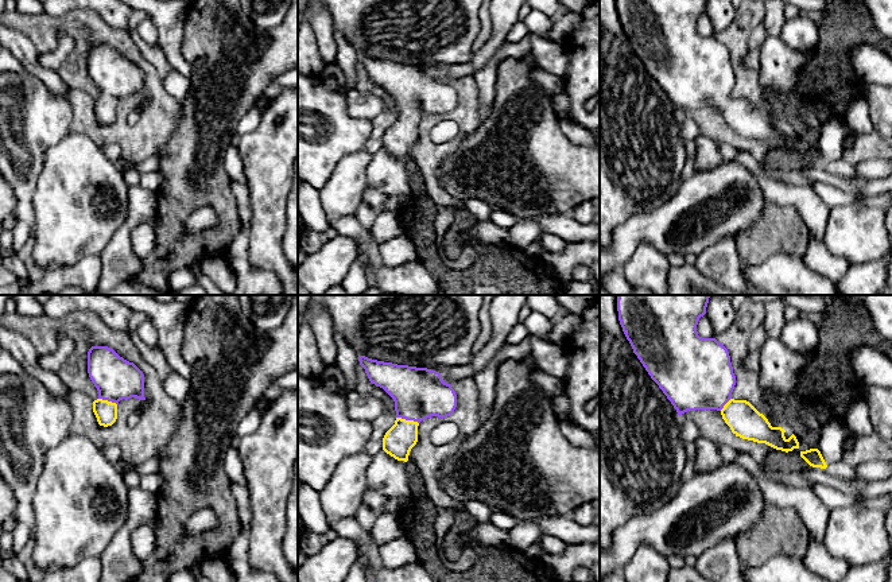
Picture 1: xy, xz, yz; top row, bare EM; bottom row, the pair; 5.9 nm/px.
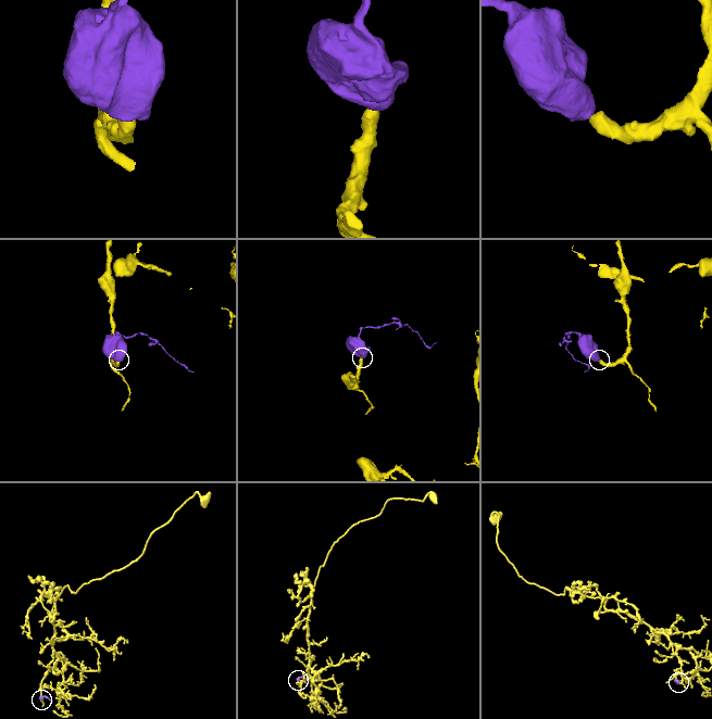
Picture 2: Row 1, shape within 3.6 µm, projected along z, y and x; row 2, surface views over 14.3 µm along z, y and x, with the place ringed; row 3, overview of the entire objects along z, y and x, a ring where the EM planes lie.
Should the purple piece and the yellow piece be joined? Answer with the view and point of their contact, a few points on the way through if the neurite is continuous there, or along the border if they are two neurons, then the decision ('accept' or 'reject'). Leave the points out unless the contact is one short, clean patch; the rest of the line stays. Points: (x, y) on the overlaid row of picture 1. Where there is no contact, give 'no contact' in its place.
meets purple in xz at (407, 419); runs through xz (418, 392), (407, 419), (402, 437); accept

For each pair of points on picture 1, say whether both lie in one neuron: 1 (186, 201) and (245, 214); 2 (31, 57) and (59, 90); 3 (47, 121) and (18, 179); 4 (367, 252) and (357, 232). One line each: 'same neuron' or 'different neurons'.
1: different neurons
2: same neuron
3: same neuron
4: same neuron

